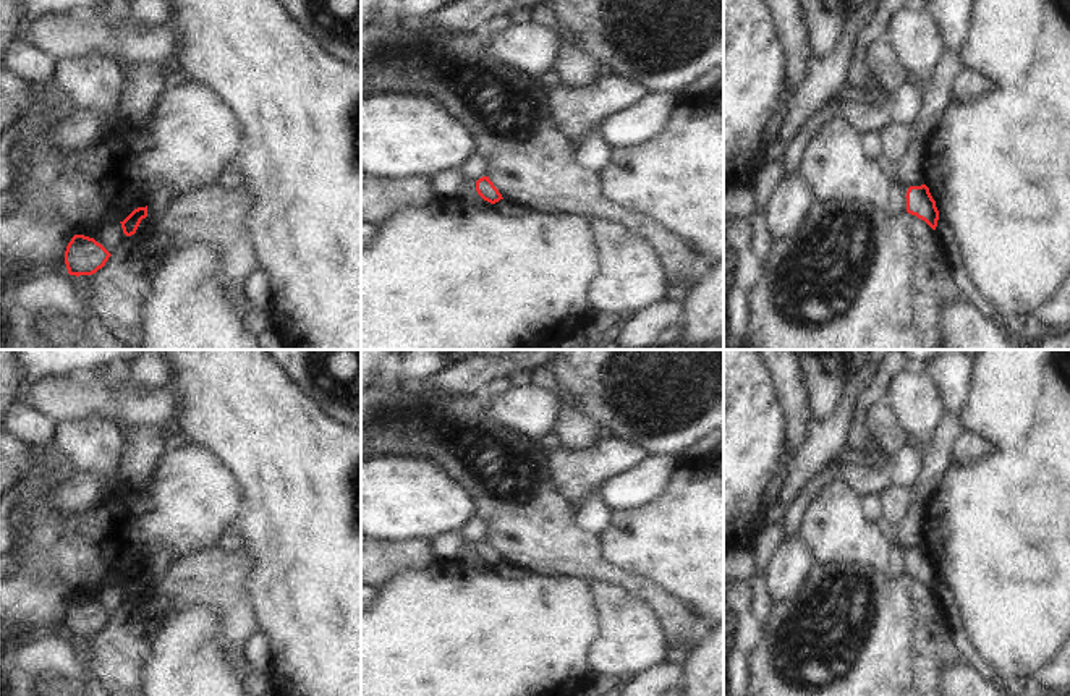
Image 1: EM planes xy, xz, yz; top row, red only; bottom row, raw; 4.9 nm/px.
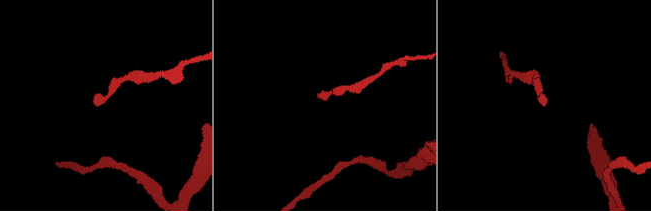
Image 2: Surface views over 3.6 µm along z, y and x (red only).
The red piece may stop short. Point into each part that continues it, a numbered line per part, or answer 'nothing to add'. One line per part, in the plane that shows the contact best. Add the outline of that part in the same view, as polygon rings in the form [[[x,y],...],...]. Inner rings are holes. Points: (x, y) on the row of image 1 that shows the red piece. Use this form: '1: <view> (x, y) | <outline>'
nothing to add

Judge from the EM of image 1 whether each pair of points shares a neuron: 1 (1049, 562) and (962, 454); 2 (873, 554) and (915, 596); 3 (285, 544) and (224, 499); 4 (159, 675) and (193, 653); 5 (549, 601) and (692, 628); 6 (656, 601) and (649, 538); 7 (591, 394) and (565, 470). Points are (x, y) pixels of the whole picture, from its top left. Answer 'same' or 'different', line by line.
1: different
2: different
3: different
4: same
5: different
6: different
7: different

